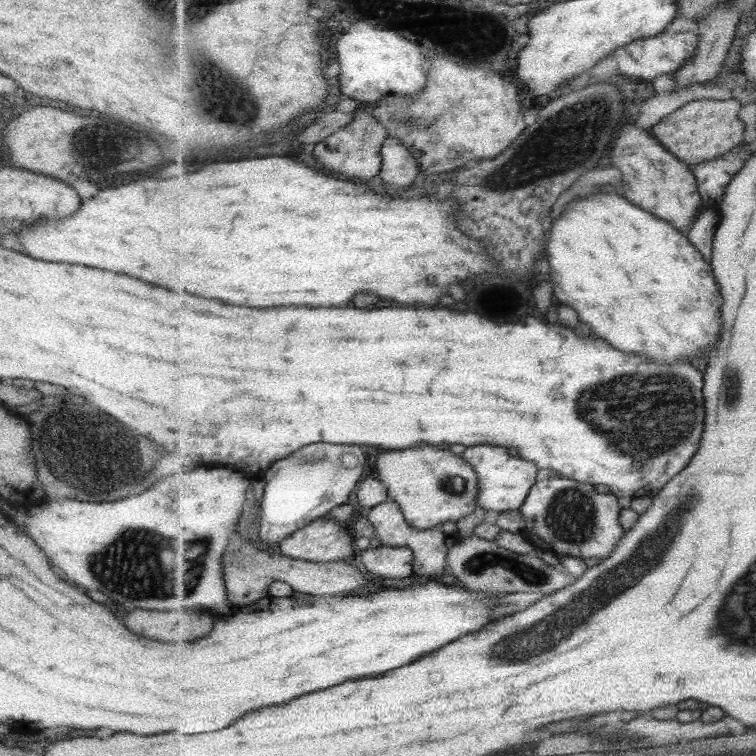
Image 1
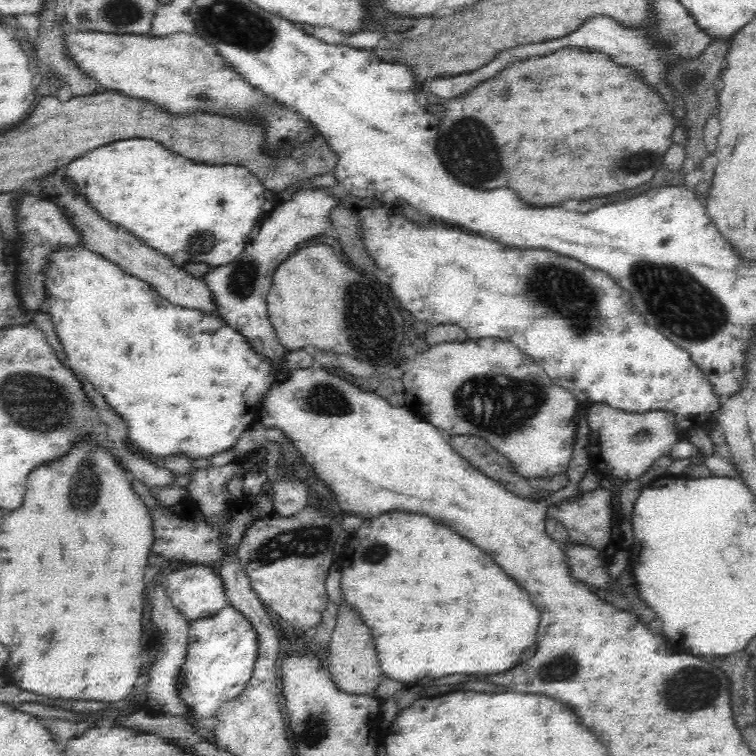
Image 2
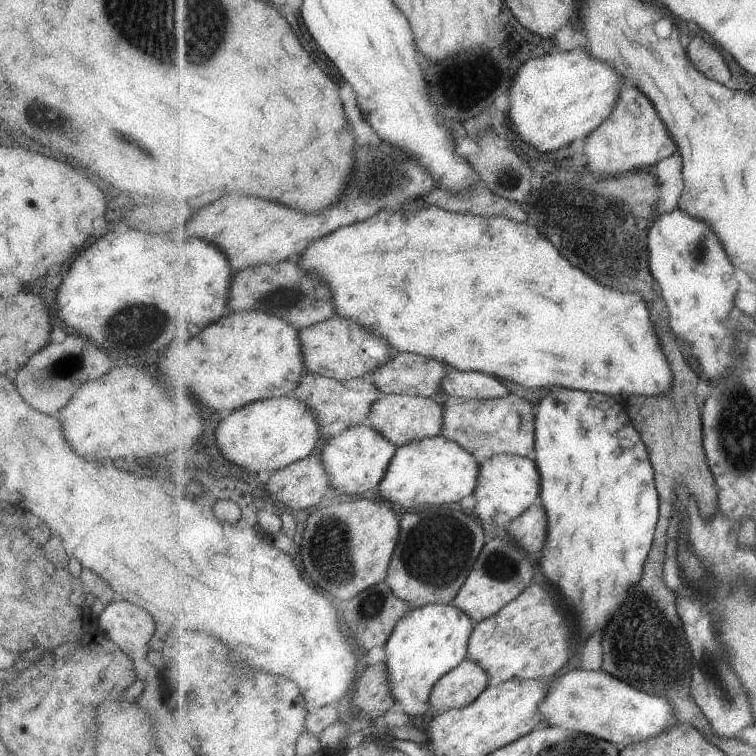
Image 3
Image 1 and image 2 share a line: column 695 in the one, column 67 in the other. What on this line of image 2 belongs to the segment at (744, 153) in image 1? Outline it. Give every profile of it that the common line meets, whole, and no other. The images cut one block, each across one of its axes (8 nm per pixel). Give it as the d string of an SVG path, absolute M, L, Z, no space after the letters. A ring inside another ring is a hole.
M142 137L117 140L95 148L73 160L66 166L64 173L75 184L77 192L88 199L88 204L102 218L126 229L147 247L167 256L174 267L181 269L190 262L204 263L212 268L237 260L250 243L255 223L260 223L279 205L278 194L269 192L242 166L196 164L168 152L158 141Z

